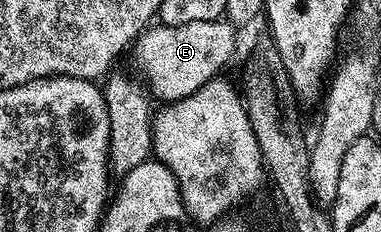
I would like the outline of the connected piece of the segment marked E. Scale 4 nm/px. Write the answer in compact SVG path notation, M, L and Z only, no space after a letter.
M224 19L190 21L190 25L177 27L152 25L140 32L130 56L146 80L147 90L157 100L175 103L177 99L190 97L223 72L220 70L236 51L236 31L237 28Z

